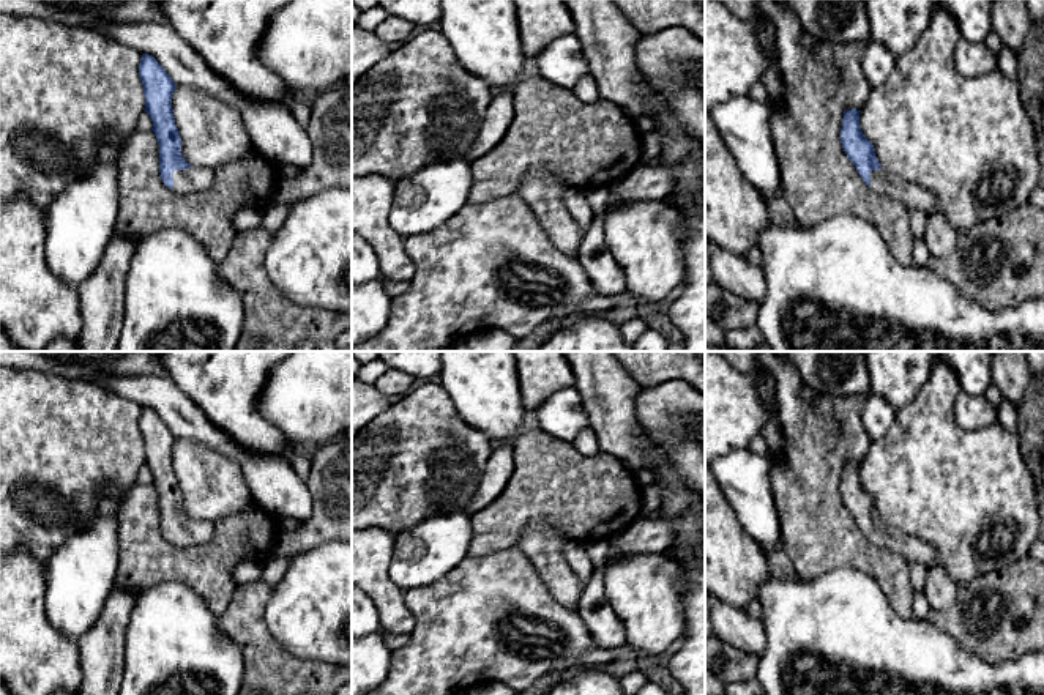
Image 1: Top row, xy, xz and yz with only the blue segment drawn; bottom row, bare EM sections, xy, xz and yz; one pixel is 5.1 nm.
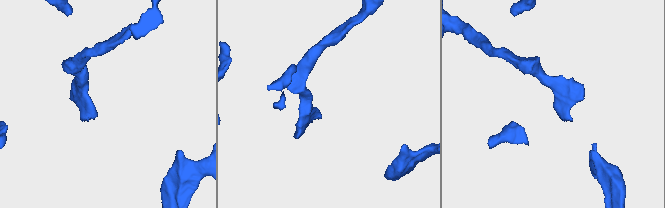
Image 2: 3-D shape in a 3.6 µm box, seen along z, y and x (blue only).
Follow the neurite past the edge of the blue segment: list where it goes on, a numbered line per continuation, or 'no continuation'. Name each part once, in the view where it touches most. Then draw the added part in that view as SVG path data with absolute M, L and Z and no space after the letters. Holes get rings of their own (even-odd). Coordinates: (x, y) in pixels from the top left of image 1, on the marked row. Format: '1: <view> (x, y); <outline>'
1: xy (194, 178); M189 167L173 172L173 192L189 194L208 189L214 181L214 169Z

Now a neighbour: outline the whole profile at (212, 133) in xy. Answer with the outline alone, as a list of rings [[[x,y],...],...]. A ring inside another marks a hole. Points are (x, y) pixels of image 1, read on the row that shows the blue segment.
[[[177,85],[172,109],[181,156],[194,167],[216,169],[240,159],[252,147],[240,112],[213,95]]]

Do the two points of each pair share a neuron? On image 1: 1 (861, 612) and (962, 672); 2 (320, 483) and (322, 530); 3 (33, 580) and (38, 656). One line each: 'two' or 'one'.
1: one
2: one
3: one

